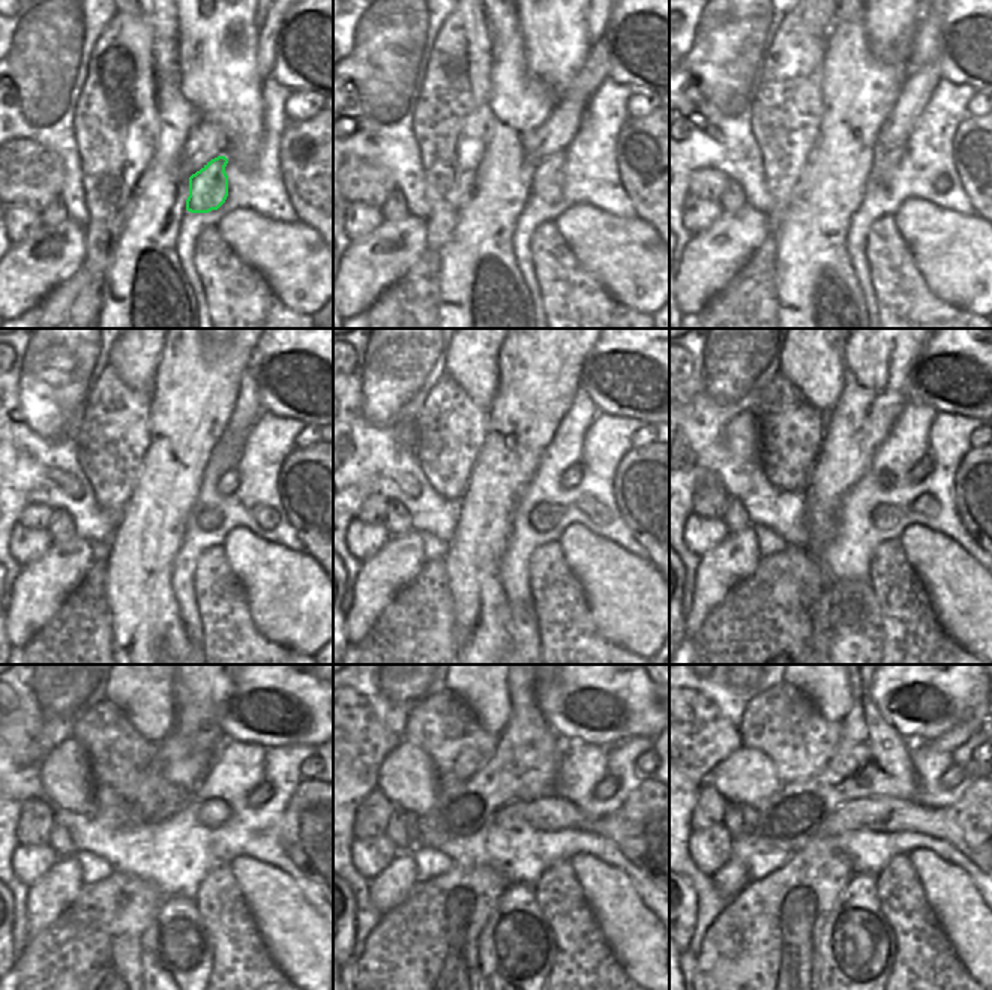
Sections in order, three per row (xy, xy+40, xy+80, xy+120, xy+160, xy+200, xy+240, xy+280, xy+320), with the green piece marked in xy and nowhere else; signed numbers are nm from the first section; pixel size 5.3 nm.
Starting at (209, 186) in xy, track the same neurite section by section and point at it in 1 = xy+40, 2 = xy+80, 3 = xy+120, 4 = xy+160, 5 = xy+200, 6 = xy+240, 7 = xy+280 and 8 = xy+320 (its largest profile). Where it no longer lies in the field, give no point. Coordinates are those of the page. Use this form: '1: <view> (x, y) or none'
1: xy+40 (547, 183)
2: xy+80 (890, 159)
3: xy+120 (228, 482)
4: xy+160 (572, 477)
5: xy+200 (925, 465)
6: xy+240 (264, 792)
7: xy+280 (608, 786)
8: xy+320 (955, 776)

